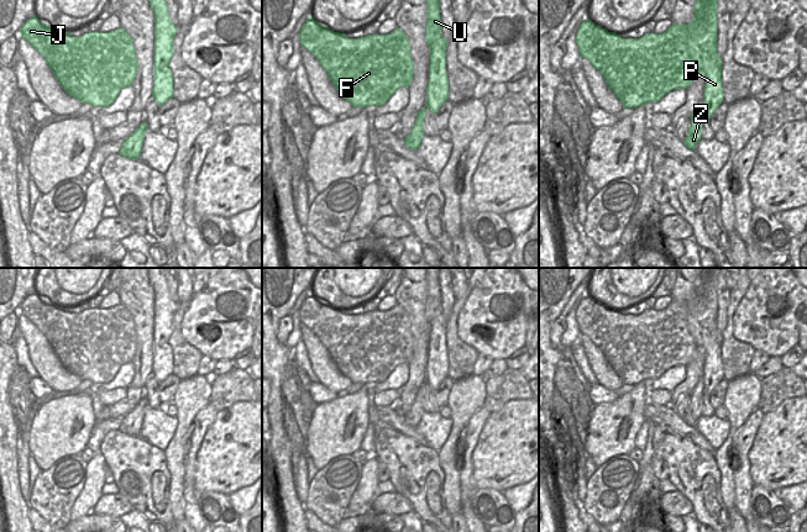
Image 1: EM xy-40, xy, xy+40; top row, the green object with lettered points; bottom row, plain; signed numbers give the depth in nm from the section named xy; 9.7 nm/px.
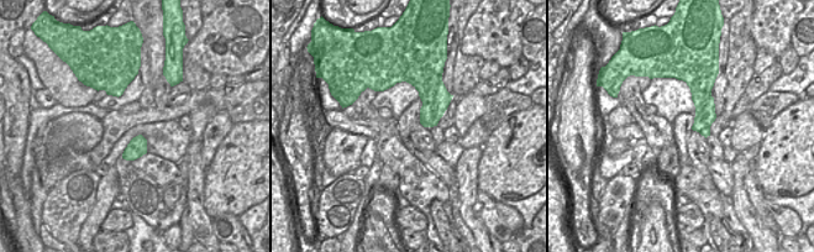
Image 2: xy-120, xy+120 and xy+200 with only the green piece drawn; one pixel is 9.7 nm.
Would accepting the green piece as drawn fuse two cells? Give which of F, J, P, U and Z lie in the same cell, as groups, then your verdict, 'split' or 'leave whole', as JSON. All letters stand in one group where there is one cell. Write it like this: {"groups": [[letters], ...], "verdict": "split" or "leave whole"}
{"groups": [["F", "J", "U", "Z"], ["P"]], "verdict": "split"}

